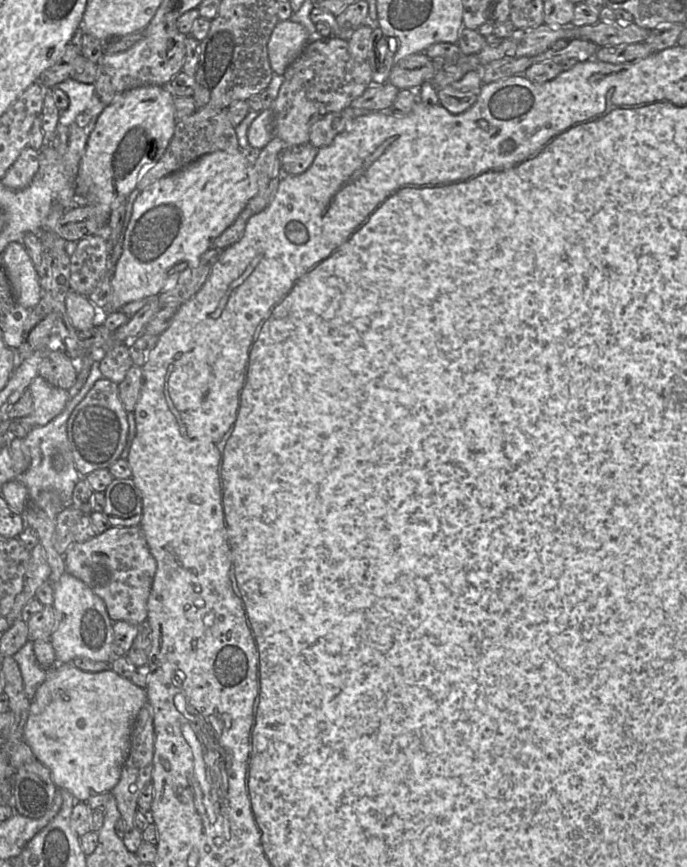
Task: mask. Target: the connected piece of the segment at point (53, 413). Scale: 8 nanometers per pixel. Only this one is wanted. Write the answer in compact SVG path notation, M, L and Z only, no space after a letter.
M41 376L32 381L29 390L33 396L32 414L12 421L30 426L44 426L59 415L71 399L67 390L51 385Z

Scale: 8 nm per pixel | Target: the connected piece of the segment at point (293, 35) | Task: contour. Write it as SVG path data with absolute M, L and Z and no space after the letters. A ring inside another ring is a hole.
M291 19L279 20L267 45L273 73L283 75L308 42L308 32L302 24Z

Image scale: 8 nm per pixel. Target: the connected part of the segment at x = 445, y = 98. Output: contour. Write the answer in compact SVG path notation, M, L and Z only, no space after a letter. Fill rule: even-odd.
M481 70L470 71L460 80L437 90L439 103L451 114L460 114L477 100L483 85Z

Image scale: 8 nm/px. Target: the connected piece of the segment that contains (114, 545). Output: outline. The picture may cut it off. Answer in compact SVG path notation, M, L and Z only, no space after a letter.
M112 526L86 542L73 543L64 554L66 572L83 581L105 603L113 622L148 623L148 599L157 570L140 526Z

